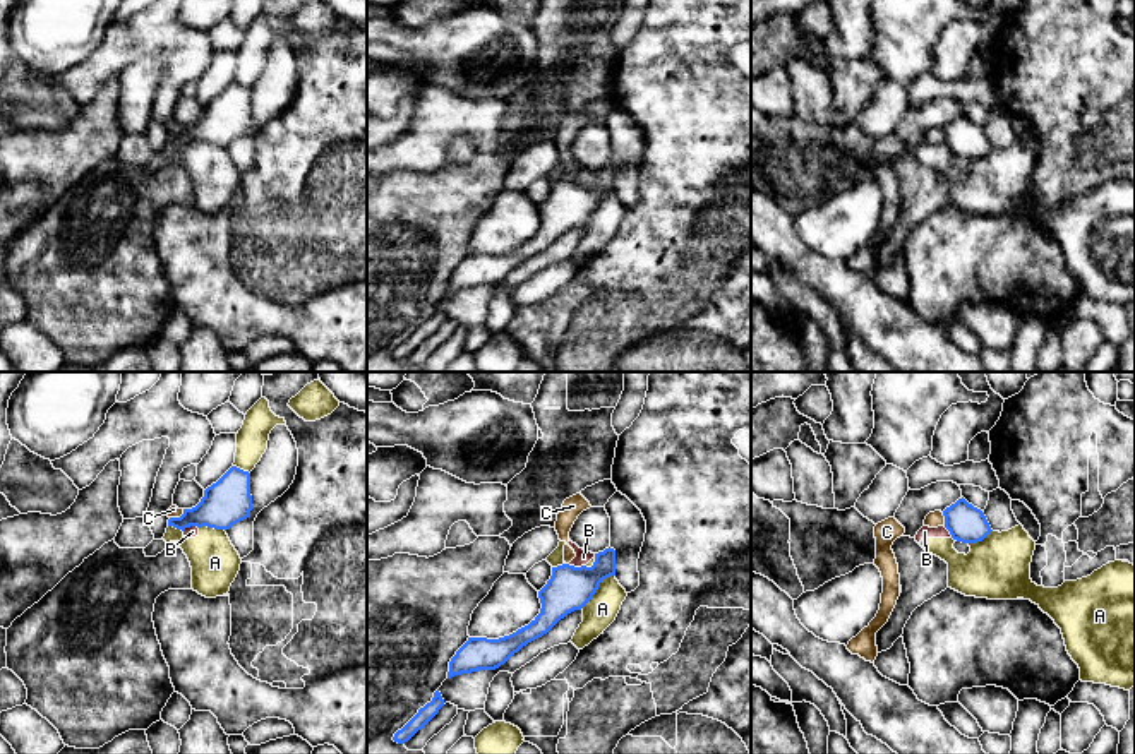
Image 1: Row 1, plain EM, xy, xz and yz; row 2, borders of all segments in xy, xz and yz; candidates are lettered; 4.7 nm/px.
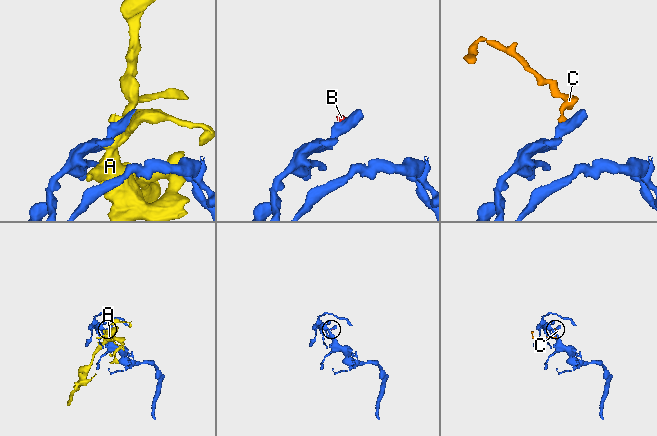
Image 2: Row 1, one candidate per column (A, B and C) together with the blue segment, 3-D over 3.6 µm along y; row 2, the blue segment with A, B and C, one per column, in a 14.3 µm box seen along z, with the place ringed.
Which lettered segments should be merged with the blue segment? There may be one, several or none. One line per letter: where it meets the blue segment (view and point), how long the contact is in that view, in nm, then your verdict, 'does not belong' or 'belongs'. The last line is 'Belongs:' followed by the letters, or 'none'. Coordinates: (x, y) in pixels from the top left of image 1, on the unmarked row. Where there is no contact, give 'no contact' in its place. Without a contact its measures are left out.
A: contact xz (597, 204); length 240 nm; does not belong
B: contact xz (576, 184); length 90 nm; does not belong
C: contact yz (945, 134); length 60 nm; does not belong
Belongs: none

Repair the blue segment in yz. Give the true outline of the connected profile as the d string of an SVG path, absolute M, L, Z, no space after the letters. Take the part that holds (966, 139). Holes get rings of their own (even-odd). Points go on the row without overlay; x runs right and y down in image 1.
M964 113L946 123L943 132L952 154L962 159L982 158L993 147L984 129Z

